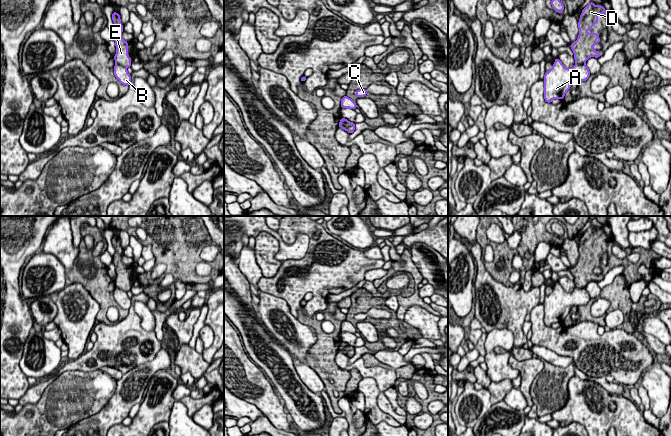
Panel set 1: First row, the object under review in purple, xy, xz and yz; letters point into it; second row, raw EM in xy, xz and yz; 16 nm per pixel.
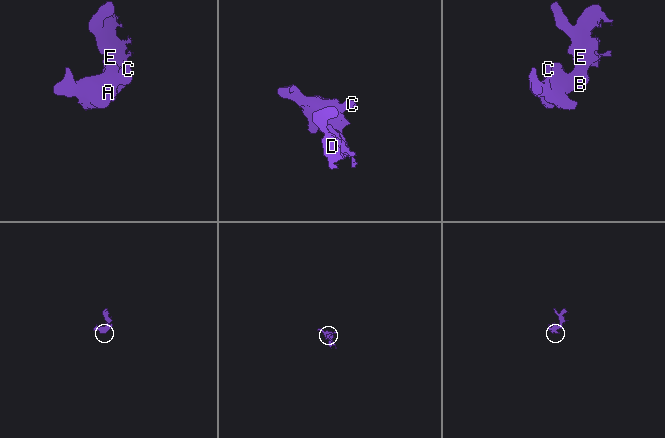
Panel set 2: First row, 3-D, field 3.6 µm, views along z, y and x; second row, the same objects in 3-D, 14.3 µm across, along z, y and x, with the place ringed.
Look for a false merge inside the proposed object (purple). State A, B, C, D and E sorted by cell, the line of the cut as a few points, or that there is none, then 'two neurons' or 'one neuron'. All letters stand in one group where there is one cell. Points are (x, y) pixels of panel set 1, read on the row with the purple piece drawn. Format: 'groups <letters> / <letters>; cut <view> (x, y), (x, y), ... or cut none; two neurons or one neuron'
groups A B C / D E; cut xy (116, 63), (126, 68); two neurons

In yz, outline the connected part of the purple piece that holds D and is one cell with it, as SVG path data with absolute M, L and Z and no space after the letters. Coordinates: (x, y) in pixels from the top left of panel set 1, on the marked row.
M590 2L582 10L578 22L578 39L575 42L572 42L570 45L570 48L574 52L576 64L583 65L591 57L600 57L600 51L596 51L593 48L595 43L600 43L600 37L598 36L598 33L587 32L598 23L599 14L603 14L604 19L615 18L614 15L610 15L602 5L596 6L593 2Z

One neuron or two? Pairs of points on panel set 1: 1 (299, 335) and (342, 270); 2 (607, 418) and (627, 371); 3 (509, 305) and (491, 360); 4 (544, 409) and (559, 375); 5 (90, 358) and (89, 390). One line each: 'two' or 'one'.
1: two
2: two
3: two
4: one
5: two

